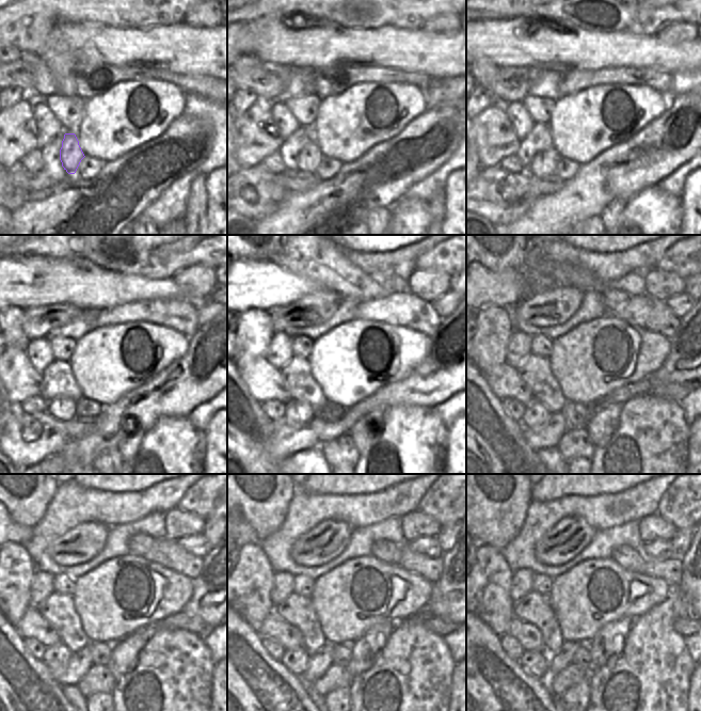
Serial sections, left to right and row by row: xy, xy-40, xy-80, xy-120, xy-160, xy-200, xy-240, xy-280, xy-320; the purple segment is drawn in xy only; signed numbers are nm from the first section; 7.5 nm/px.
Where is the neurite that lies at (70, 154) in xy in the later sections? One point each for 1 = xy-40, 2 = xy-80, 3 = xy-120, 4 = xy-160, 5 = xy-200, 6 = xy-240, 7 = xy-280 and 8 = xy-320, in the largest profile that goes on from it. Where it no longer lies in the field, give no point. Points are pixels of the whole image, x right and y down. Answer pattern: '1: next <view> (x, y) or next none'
1: next xy-40 (309, 156)
2: next xy-80 (544, 163)
3: next xy-120 (63, 409)
4: next xy-160 (298, 414)
5: next xy-200 (536, 415)
6: next xy-240 (57, 658)
7: next xy-280 (296, 661)
8: next xy-320 (535, 662)

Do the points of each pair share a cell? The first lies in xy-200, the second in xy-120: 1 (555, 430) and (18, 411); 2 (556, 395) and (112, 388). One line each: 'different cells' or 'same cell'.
1: same cell
2: different cells

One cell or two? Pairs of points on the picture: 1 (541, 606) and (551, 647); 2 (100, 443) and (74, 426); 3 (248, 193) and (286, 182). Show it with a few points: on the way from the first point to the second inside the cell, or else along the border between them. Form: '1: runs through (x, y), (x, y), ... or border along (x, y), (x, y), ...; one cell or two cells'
1: runs through (542, 616), (550, 628), (551, 637); one cell
2: border along (94, 420), (86, 435), (73, 438), (65, 446); two cells
3: runs through (257, 192), (276, 188); one cell

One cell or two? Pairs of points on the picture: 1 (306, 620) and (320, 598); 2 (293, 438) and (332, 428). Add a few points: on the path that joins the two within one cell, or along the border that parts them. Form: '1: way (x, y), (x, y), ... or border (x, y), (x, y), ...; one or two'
1: border (309, 596), (319, 627), (323, 632); two
2: way (303, 438), (312, 436), (317, 431), (322, 431); one

